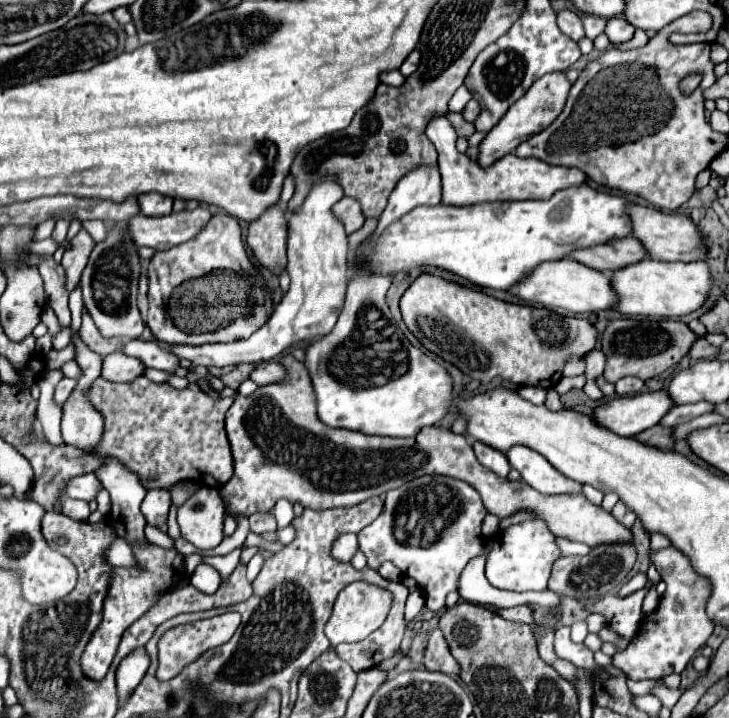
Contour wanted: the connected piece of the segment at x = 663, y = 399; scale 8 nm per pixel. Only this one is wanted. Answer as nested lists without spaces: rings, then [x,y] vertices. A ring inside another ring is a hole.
[[[665,390],[635,396],[613,396],[595,408],[593,420],[617,436],[635,436],[655,426],[671,406],[673,404],[669,404]]]

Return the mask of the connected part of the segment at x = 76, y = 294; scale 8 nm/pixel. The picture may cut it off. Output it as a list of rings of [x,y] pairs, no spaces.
[[[79,288],[71,292],[69,308],[71,308],[71,332],[77,332],[81,326],[81,312],[83,312],[83,298],[81,298]]]

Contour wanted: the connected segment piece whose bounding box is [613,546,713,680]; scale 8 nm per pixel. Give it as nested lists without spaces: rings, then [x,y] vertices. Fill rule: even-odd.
[[[673,546],[649,550],[649,560],[661,574],[661,580],[667,584],[667,590],[659,598],[657,610],[647,616],[645,626],[641,626],[637,636],[633,636],[627,650],[613,656],[613,664],[633,680],[657,680],[675,672],[683,672],[683,668],[689,664],[695,652],[705,646],[707,638],[713,632],[713,622],[705,614],[705,604],[711,596],[709,578],[699,576],[693,570],[689,558]]]

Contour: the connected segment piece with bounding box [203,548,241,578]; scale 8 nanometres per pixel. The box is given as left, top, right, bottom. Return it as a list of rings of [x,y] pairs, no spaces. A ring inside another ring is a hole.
[[[235,548],[233,552],[225,554],[225,556],[211,556],[205,558],[205,564],[211,564],[223,578],[229,576],[229,572],[233,572],[233,568],[239,564],[239,556],[241,556],[241,548]]]

